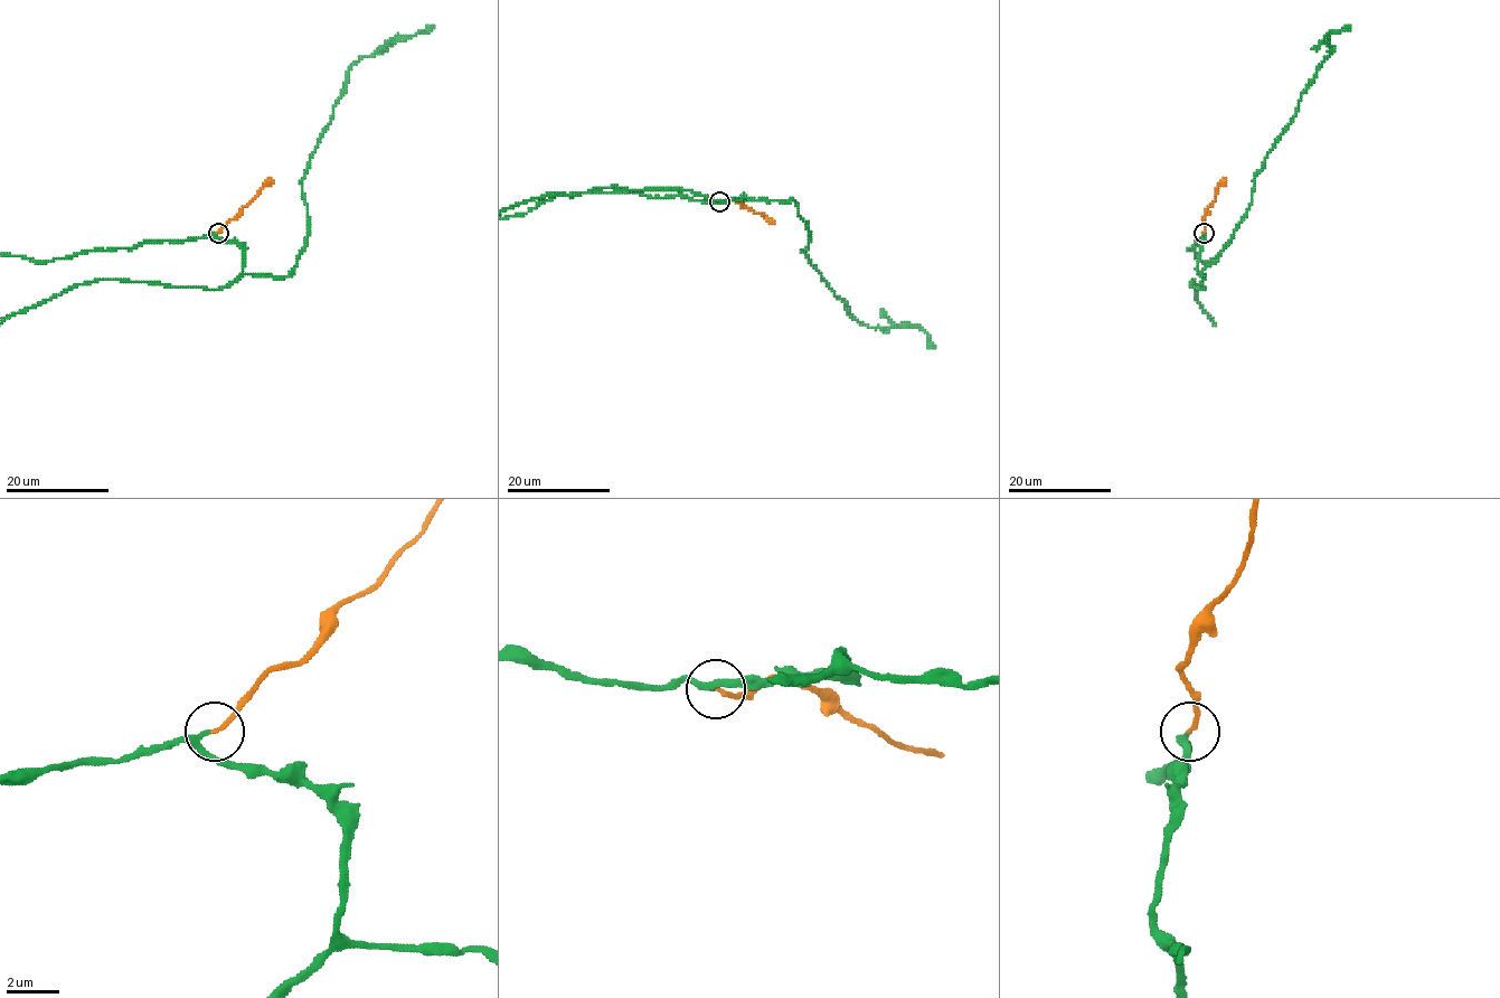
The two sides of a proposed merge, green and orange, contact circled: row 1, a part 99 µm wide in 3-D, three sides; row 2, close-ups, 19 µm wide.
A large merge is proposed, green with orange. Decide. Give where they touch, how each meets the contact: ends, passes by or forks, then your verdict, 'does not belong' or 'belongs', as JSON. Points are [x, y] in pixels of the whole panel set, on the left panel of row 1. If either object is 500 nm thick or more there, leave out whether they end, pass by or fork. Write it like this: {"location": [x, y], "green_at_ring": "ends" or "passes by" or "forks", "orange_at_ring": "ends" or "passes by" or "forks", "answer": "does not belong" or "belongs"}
{"location": [218, 233], "green_at_ring": "passes by", "orange_at_ring": "ends", "answer": "belongs"}

